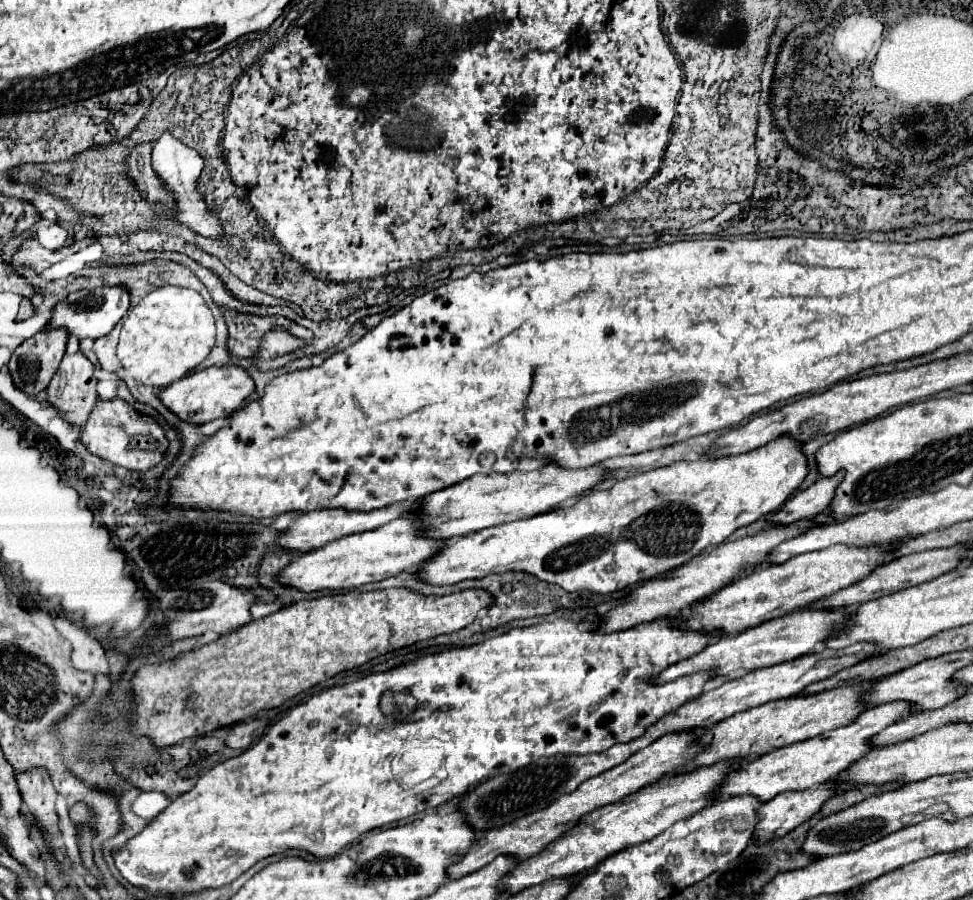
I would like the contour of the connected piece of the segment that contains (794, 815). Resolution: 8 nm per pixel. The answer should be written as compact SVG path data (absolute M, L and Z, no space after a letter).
M829 781L829 783L821 783L821 787L813 789L813 791L787 791L785 795L777 795L775 799L771 799L769 803L761 803L759 807L759 823L755 827L753 837L761 839L761 843L765 843L765 839L775 839L775 837L783 837L785 833L793 831L795 827L799 827L801 823L809 821L815 813L821 811L821 807L837 797L839 793L845 791L845 785L841 781Z

